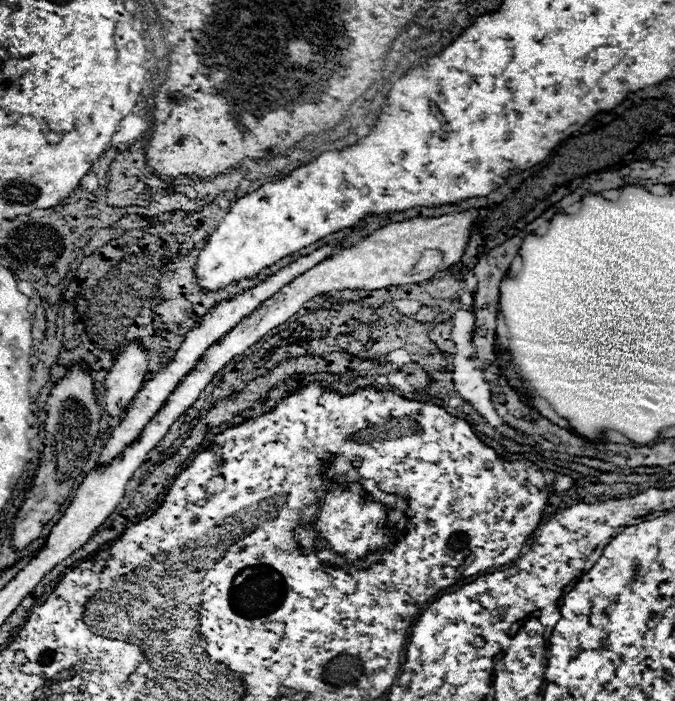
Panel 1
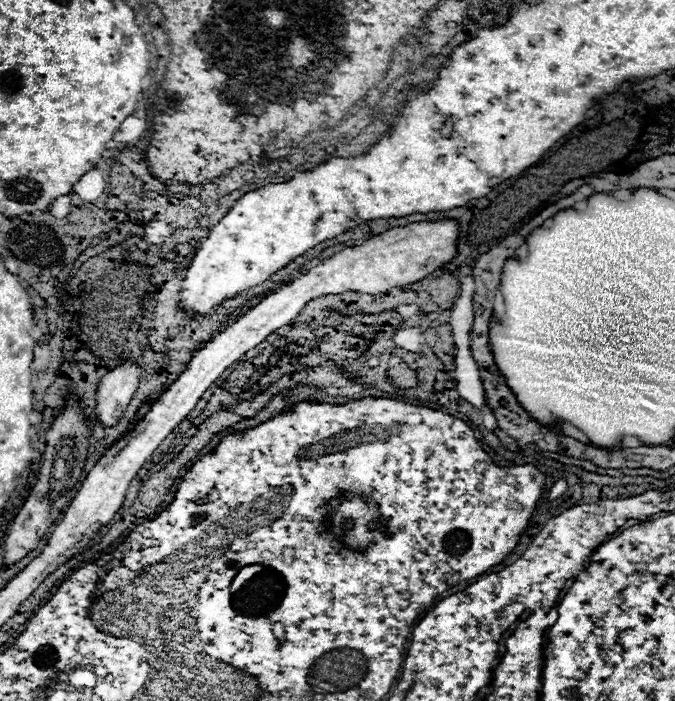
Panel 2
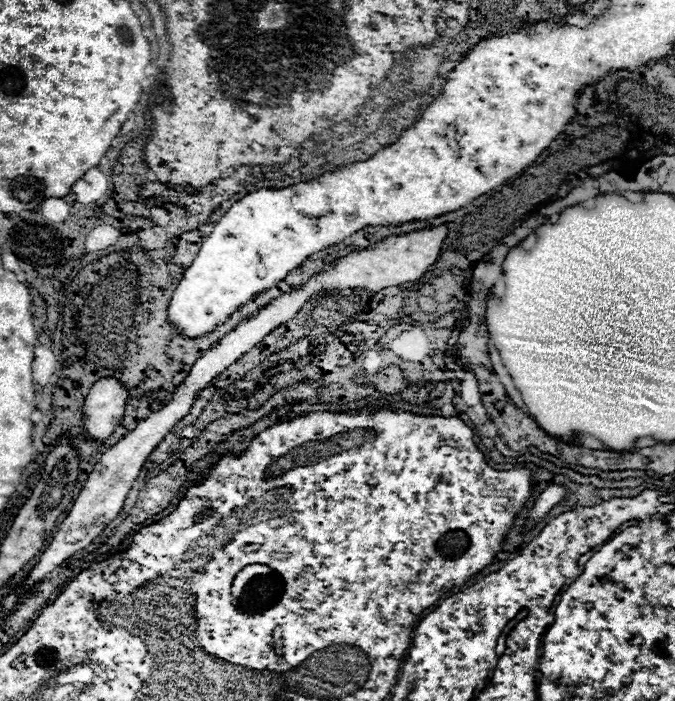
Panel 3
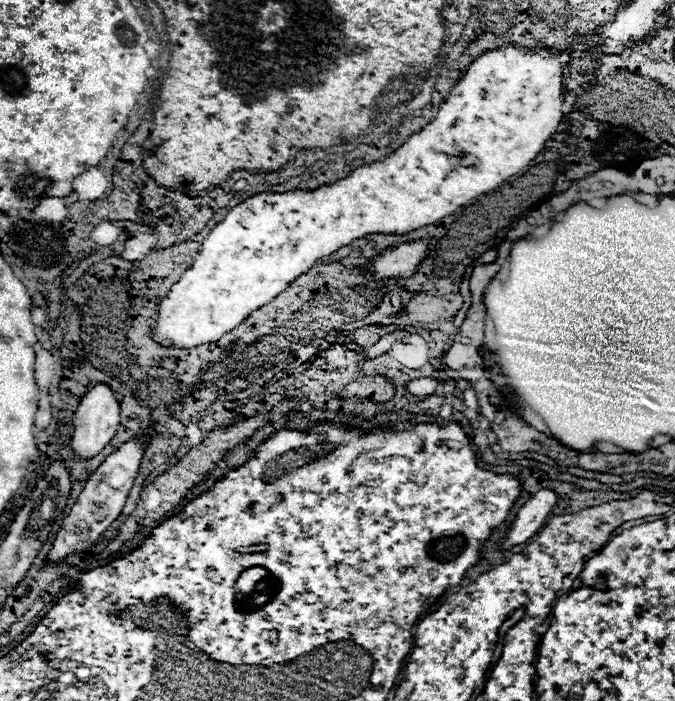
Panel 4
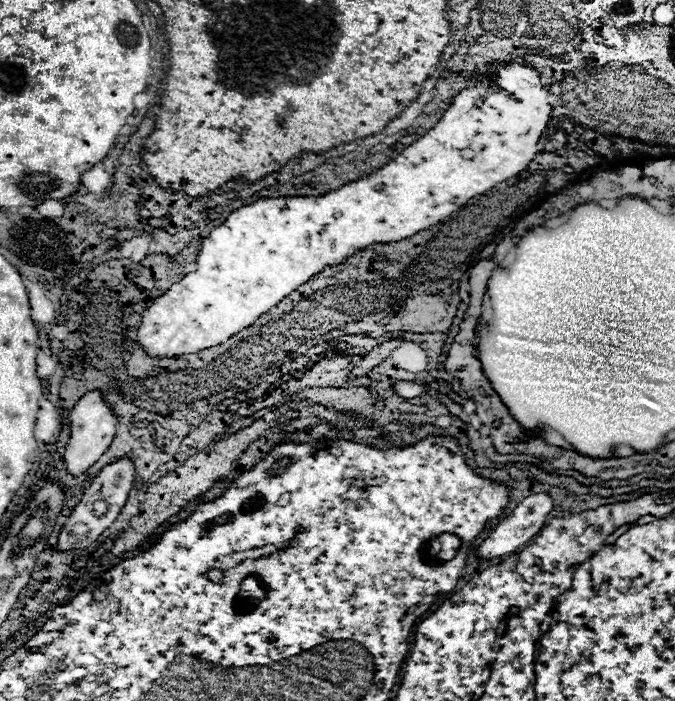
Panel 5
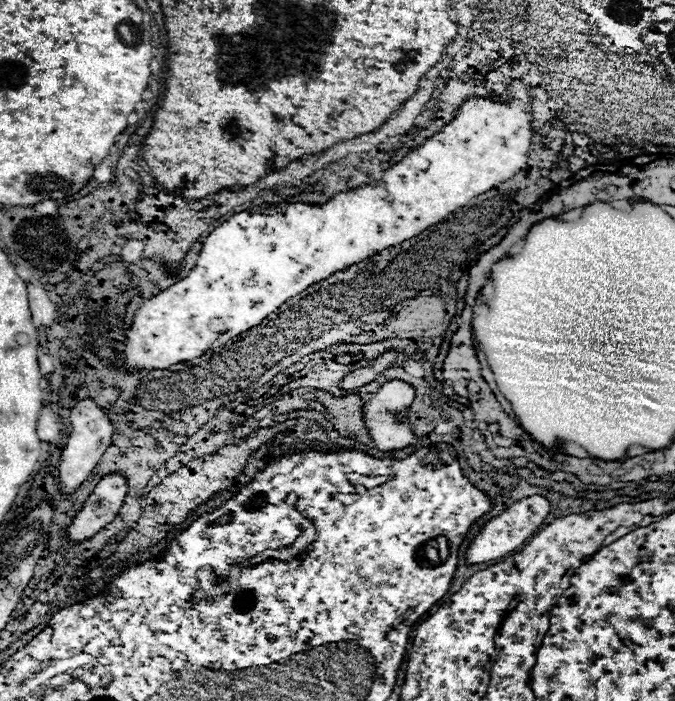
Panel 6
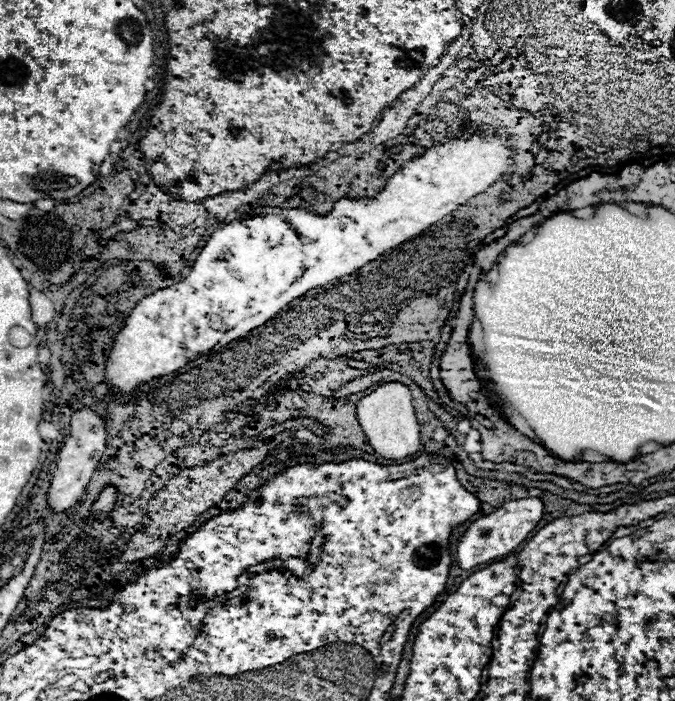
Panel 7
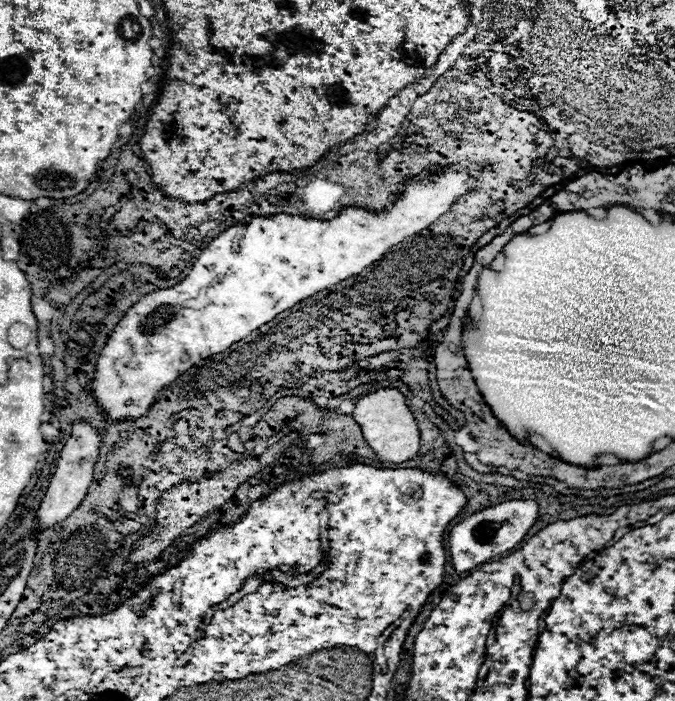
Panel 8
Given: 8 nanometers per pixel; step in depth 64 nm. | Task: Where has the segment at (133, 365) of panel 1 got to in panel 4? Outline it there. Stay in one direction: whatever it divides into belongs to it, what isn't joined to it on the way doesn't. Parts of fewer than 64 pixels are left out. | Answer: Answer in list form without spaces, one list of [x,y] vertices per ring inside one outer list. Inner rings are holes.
[[[96,384],[92,390],[88,390],[74,410],[74,434],[70,448],[78,460],[94,458],[104,446],[114,438],[116,428],[120,424],[120,406],[112,394],[112,390],[106,384]]]

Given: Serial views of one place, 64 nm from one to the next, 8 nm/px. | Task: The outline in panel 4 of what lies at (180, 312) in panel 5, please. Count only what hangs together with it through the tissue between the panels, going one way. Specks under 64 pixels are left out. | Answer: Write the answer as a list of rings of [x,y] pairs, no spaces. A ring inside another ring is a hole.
[[[508,46],[504,50],[486,52],[484,56],[480,56],[478,60],[474,60],[470,64],[470,68],[466,70],[464,78],[456,84],[456,88],[452,90],[452,94],[440,106],[440,112],[436,114],[436,118],[428,126],[424,126],[418,134],[412,134],[402,148],[398,148],[396,152],[392,152],[384,160],[368,164],[368,166],[360,166],[350,176],[346,176],[344,180],[334,182],[330,186],[320,186],[316,190],[284,192],[284,194],[256,194],[256,196],[244,200],[242,204],[234,206],[226,214],[226,218],[202,242],[202,248],[200,248],[200,252],[198,252],[192,268],[186,270],[186,274],[170,288],[168,296],[164,296],[160,300],[160,304],[158,304],[158,318],[156,318],[156,324],[150,328],[150,338],[156,340],[162,346],[170,344],[172,348],[196,348],[196,346],[202,346],[202,344],[212,344],[212,342],[220,340],[226,332],[230,332],[236,326],[240,326],[254,310],[260,310],[264,304],[268,304],[272,298],[276,298],[280,292],[284,292],[290,286],[290,282],[294,282],[300,274],[308,272],[318,260],[322,260],[328,254],[334,254],[338,248],[348,246],[354,240],[364,238],[368,234],[408,234],[408,232],[412,232],[416,228],[430,226],[430,224],[440,222],[442,218],[454,214],[460,206],[466,206],[472,198],[476,198],[476,196],[480,196],[484,192],[494,190],[504,180],[508,180],[510,176],[514,176],[522,168],[526,168],[538,156],[538,152],[544,148],[546,140],[556,132],[556,126],[562,120],[562,86],[560,86],[560,76],[562,76],[562,68],[568,62],[570,62],[570,54],[568,52],[566,54],[548,54],[544,48],[540,52],[532,52],[532,54],[526,52],[526,50],[518,50],[514,46]]]

